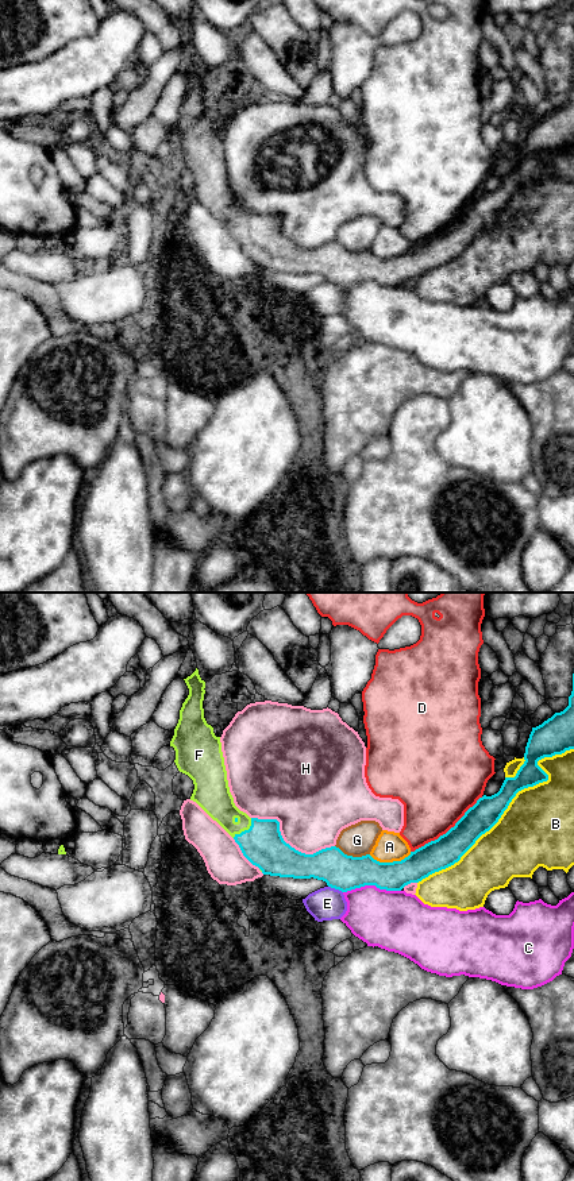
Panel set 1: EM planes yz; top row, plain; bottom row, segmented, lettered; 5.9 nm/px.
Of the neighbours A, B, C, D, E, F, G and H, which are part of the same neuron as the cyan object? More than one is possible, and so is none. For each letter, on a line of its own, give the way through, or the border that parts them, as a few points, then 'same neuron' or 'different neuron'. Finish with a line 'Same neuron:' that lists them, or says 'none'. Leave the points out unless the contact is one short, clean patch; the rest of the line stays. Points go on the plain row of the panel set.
A: border along yz (411, 247), (403, 254), (392, 257), (377, 257), (369, 250); different neuron
B: different neuron
C: different neuron
D: different neuron
E: different neuron
F: same neuron
G: different neuron
H: different neuron
Same neuron: F

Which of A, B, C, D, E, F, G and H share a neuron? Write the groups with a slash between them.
A / B / C / D / E / F / G / H

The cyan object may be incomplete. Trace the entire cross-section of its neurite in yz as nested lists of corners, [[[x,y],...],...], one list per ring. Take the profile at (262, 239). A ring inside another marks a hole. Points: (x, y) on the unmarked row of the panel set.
[[[199,65],[184,74],[188,84],[189,90],[182,99],[180,105],[180,115],[174,124],[174,131],[170,136],[170,142],[176,146],[176,161],[180,167],[188,170],[194,180],[193,189],[190,196],[196,197],[213,216],[216,216],[239,240],[243,251],[263,270],[280,271],[280,273],[293,273],[293,274],[317,274],[327,278],[328,282],[339,285],[342,287],[347,287],[355,283],[361,283],[365,281],[375,281],[380,285],[386,286],[401,286],[405,281],[411,278],[419,278],[429,270],[446,265],[461,255],[461,252],[475,239],[475,236],[489,227],[501,213],[504,207],[508,204],[512,194],[516,189],[524,184],[533,182],[539,178],[547,177],[548,170],[538,161],[538,157],[544,153],[552,153],[555,150],[562,150],[566,146],[574,144],[574,69],[573,69],[573,86],[569,92],[569,101],[560,107],[555,108],[551,113],[544,116],[542,120],[532,123],[529,130],[525,148],[524,148],[524,159],[520,162],[515,173],[505,173],[500,186],[492,192],[484,190],[477,196],[477,198],[470,202],[465,211],[451,223],[446,229],[440,231],[438,235],[425,239],[424,242],[411,247],[408,252],[401,256],[393,258],[380,258],[374,255],[370,250],[362,252],[353,252],[344,250],[339,243],[331,242],[321,244],[313,250],[305,250],[289,239],[286,239],[280,227],[280,217],[277,215],[258,215],[250,213],[246,208],[240,207],[235,198],[234,193],[230,188],[227,166],[224,161],[224,153],[221,147],[220,132],[216,132],[213,128],[213,123],[207,119],[204,113],[203,96],[205,89],[205,77],[200,73]]]

